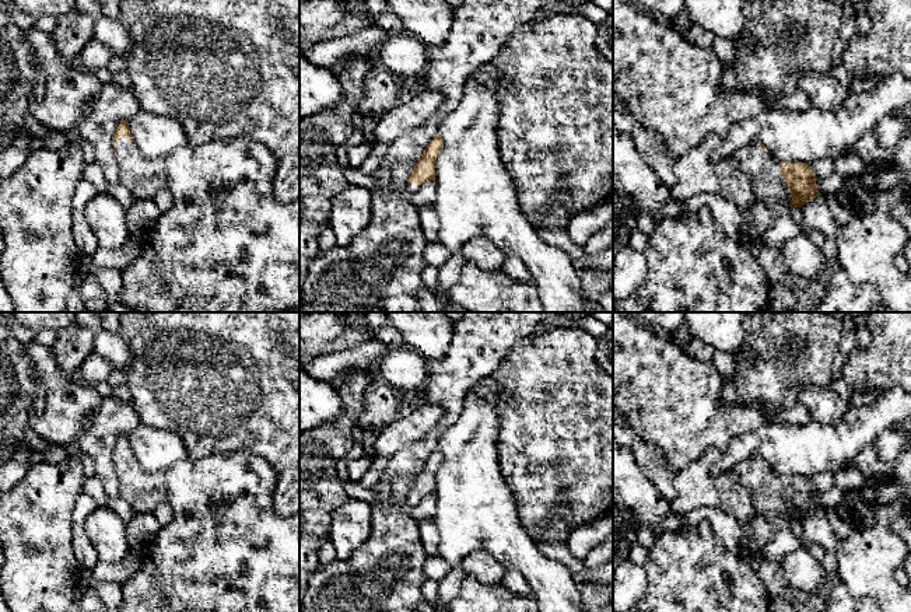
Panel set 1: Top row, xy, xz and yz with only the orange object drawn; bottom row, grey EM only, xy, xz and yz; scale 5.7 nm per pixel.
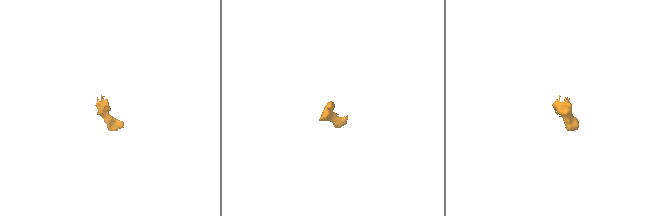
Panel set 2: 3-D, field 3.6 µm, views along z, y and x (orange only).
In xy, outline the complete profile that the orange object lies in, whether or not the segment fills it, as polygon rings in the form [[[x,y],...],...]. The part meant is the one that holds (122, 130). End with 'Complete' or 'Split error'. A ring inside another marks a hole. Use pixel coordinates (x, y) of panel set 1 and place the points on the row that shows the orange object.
[[[122,120],[116,127],[113,136],[113,148],[116,162],[119,165],[120,183],[125,183],[137,200],[153,200],[161,189],[168,188],[165,160],[161,157],[150,160],[140,153],[130,134],[129,122]]]. Split error

